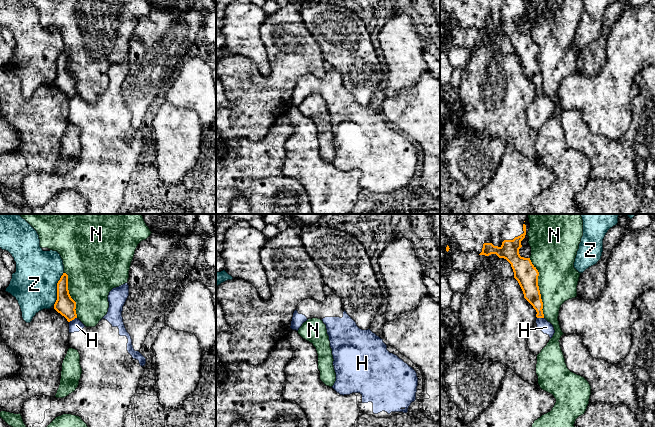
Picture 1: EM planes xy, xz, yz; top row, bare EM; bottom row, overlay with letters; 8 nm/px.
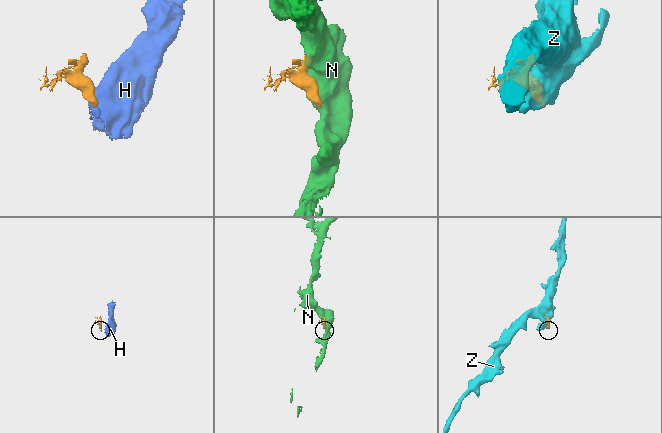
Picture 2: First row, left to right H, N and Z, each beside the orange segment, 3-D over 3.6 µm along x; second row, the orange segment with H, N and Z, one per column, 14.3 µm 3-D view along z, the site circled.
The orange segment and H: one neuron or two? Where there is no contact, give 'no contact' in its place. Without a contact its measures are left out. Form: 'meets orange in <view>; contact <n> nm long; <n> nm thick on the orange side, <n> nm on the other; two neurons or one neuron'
meets orange in xy; contact 80 nm long; 160 nm thick on the orange side, 100 nm on the other; two neurons

